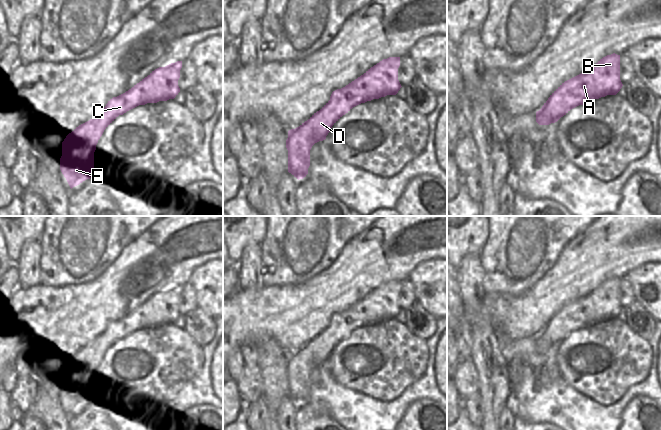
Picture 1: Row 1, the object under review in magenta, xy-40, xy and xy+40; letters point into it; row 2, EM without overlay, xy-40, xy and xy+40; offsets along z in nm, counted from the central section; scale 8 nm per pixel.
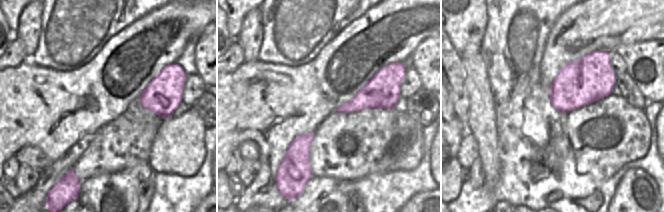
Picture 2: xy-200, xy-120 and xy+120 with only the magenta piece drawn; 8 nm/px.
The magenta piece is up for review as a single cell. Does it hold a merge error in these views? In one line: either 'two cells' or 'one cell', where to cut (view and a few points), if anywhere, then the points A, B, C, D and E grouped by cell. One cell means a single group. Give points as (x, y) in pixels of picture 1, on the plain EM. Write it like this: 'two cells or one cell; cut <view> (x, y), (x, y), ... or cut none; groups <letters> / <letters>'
one cell; cut none; groups A B C D E

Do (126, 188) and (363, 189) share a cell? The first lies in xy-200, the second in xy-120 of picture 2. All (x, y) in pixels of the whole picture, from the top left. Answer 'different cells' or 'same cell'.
different cells

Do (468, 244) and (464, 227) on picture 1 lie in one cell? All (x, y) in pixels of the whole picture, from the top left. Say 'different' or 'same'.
same

